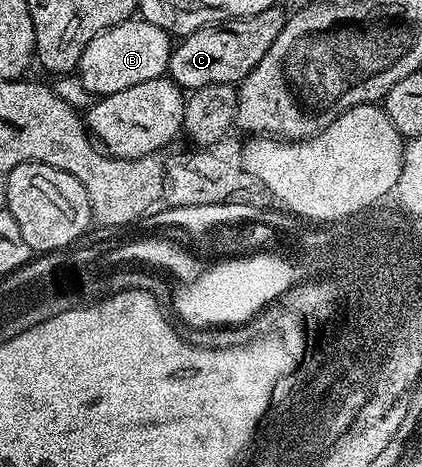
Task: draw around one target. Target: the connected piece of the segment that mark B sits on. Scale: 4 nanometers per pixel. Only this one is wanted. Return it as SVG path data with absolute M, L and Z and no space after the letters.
M142 19L122 21L120 25L98 33L89 47L85 47L79 60L77 76L91 94L107 97L111 93L125 91L125 87L164 76L171 64L172 48L171 34L161 27L153 27L153 23Z

